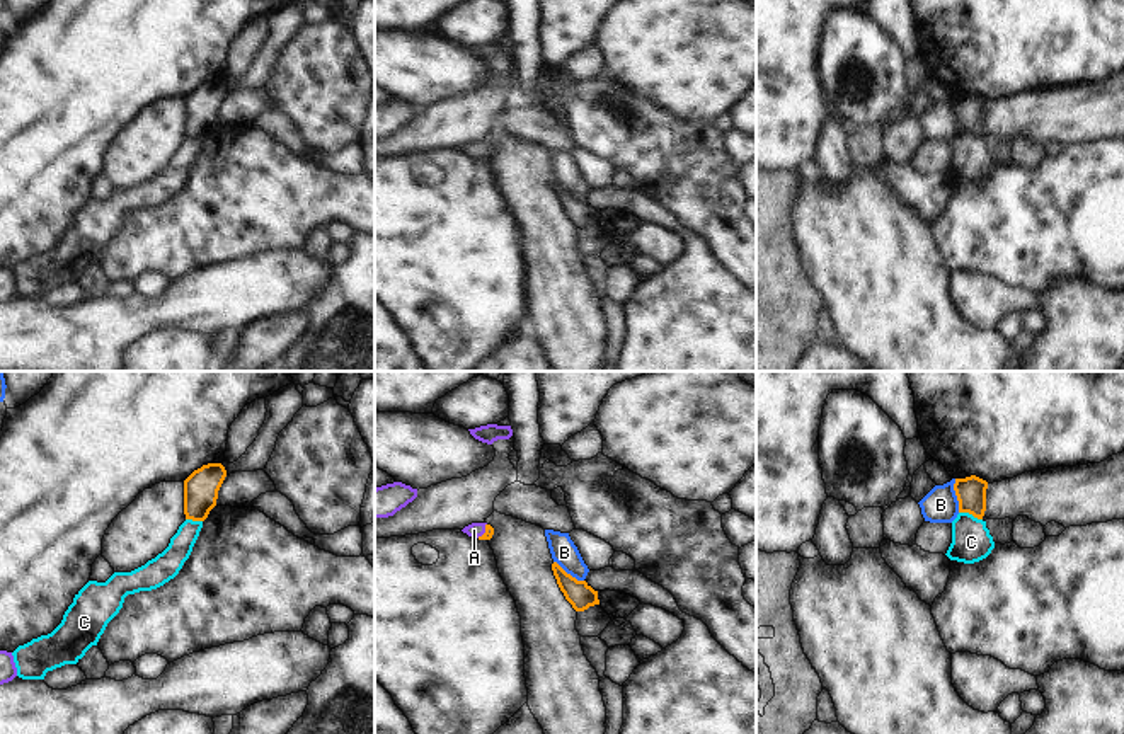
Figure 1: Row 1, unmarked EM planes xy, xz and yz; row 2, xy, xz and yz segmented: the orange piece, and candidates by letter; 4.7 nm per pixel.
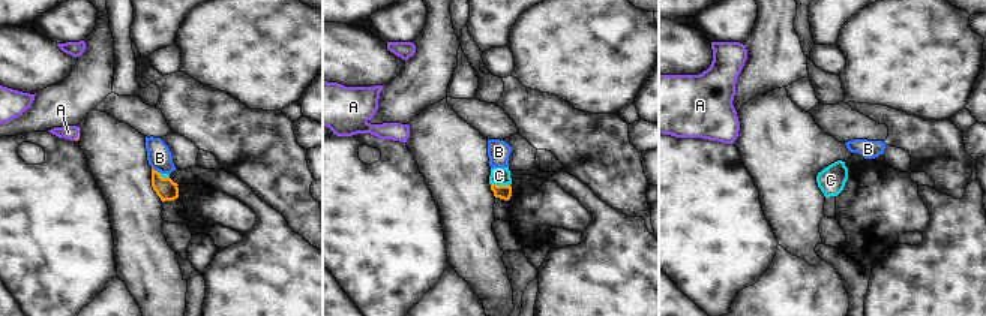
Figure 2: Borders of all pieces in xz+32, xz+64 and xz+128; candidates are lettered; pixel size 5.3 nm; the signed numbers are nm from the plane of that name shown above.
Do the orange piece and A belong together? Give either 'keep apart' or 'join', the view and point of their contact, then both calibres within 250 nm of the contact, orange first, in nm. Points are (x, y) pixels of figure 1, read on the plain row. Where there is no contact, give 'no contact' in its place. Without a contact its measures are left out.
join | xz (486, 150) | 50/70 nm

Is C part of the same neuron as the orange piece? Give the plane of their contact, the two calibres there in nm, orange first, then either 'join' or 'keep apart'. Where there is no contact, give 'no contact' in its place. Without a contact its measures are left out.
contact in yz; calibres 140 and 190 nm; keep apart

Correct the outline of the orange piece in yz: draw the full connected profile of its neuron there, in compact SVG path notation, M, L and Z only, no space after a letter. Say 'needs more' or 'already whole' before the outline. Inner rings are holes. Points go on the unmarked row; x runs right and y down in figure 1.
already whole; M976 94L955 97L954 109L959 119L959 131L969 131L983 138L986 129L986 107L988 100Z

